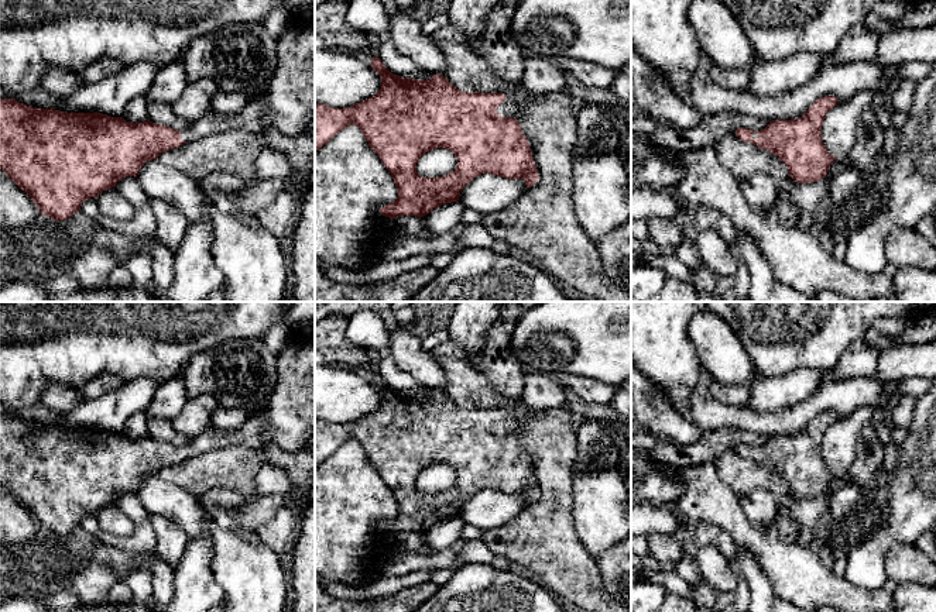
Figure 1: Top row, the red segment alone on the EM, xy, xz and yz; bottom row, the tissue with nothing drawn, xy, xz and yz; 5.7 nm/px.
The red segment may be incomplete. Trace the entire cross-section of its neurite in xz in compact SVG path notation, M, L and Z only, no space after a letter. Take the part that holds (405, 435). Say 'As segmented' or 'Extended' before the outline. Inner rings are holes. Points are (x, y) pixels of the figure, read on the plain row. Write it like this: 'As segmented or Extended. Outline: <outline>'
Extended. Outline: M378 372L371 374L371 384L381 392L381 405L373 413L343 424L315 419L315 467L328 460L346 443L357 441L398 503L398 513L380 525L383 532L391 536L398 532L424 533L435 523L457 518L462 505L481 489L524 495L527 503L538 498L539 492L531 463L521 446L520 437L515 434L520 429L520 419L517 416L505 413L503 409L462 408L443 391L433 391L426 396L401 393L391 389ZM436 464L446 464L456 471L456 485L445 492L424 494L416 488L416 479L424 470Z

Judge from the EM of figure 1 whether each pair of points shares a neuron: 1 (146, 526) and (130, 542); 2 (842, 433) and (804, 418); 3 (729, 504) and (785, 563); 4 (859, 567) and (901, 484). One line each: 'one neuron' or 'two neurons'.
1: one neuron
2: two neurons
3: one neuron
4: one neuron

